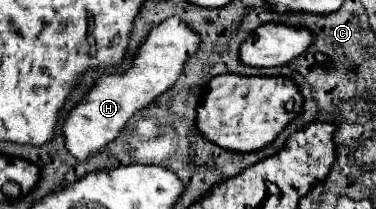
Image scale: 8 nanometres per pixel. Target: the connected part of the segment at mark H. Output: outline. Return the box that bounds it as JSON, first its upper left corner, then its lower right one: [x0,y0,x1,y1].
[64,18,200,162]

